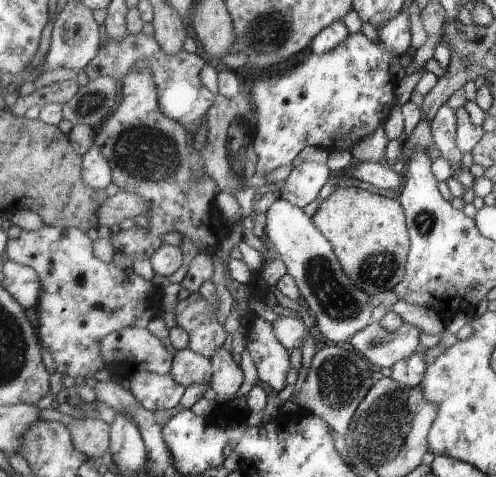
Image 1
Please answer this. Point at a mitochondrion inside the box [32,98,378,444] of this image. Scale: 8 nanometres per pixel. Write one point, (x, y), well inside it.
(146, 154)

